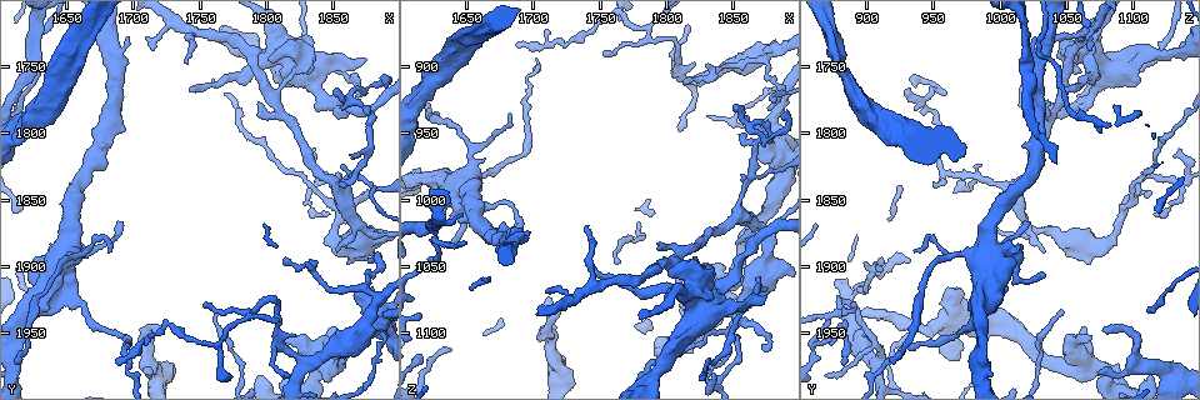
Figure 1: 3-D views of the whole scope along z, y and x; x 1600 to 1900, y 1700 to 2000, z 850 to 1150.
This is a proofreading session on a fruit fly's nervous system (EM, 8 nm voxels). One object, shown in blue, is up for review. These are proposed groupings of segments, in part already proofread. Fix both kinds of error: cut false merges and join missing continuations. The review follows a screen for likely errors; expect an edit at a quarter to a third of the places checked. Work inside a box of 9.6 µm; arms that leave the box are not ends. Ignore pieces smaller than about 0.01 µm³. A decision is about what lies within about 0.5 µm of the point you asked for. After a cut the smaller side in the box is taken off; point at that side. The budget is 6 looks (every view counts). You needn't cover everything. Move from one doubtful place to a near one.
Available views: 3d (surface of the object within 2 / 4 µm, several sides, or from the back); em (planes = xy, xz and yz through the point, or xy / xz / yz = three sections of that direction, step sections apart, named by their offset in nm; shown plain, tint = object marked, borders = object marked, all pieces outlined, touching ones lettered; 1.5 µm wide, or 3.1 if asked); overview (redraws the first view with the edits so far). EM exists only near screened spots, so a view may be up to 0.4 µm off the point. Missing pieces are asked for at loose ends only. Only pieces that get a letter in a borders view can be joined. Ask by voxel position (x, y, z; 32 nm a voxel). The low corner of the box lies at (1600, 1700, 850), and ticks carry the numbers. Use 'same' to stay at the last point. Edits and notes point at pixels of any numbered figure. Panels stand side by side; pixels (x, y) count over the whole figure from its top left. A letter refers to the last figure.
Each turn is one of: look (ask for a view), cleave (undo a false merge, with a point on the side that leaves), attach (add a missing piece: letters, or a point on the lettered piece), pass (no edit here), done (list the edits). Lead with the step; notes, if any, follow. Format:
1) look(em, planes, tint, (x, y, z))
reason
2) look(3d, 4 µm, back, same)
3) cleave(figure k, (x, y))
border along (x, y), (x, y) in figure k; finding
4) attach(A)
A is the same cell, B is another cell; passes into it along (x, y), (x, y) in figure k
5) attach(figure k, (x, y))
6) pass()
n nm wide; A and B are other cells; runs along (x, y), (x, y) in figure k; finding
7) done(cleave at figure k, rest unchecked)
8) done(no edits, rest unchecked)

look(em, planes, borders, (1752, 1928, 892))
free end

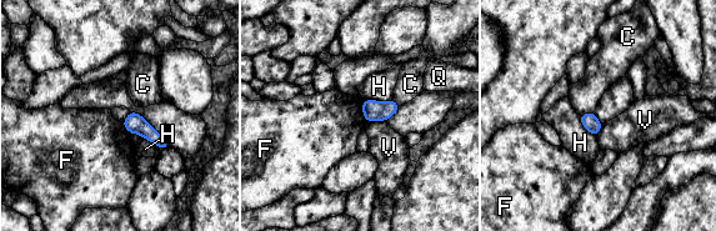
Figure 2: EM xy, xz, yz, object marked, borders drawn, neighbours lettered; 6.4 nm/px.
pass()
H touches over 190 nm; C, F, H, Q and V are other cells; border along (361, 105), (361, 113), (366, 122) in figure 2; no lettered piece goes on from it

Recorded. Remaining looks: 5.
look(3d, 4 µm, (1866, 1778, 944))
branch point

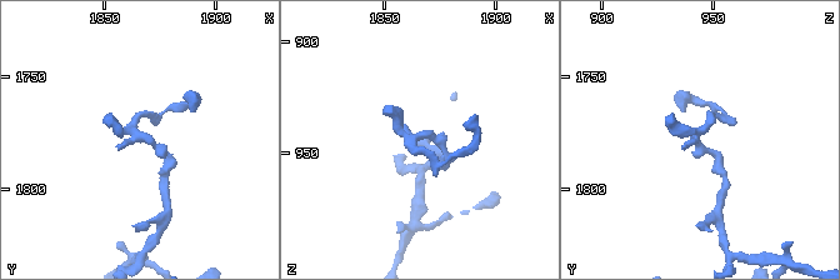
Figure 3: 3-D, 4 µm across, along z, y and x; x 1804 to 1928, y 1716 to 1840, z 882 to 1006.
look(em, planes, borders, (1867, 1778, 943))

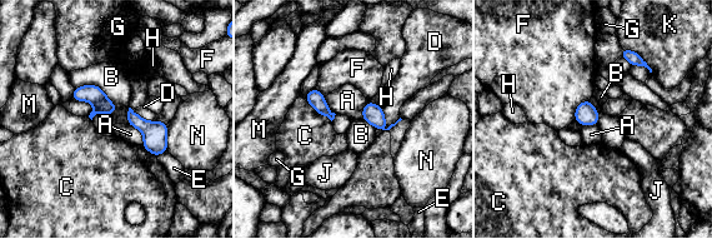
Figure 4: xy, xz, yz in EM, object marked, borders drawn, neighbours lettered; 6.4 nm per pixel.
pass()
B touches over 320 nm; A, B, C, D, E, F, G, H, J, K, M and N are other cells; all the same neuron

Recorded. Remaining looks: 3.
look(em, planes, tint, (1856, 1836, 950))

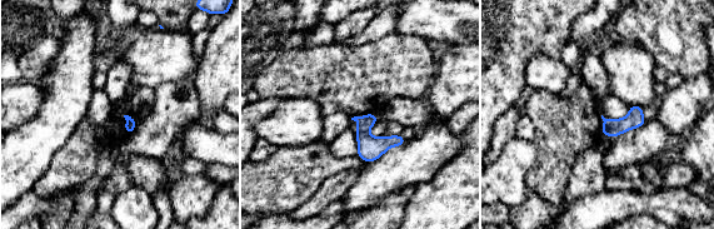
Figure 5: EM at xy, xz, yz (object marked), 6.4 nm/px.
look(em, planes, borders, same)

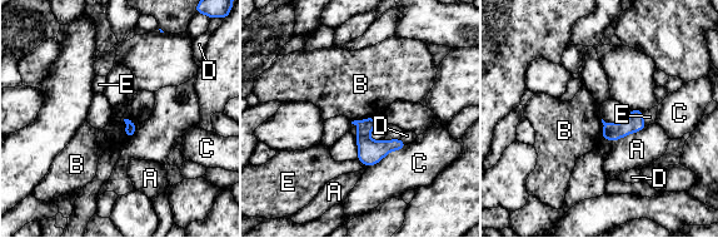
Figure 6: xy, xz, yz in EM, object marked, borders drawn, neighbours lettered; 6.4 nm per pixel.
pass()
A, B, C, D and E are other cells; no lettered piece goes on from it

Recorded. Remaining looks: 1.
done(no edits, rest unchecked)

